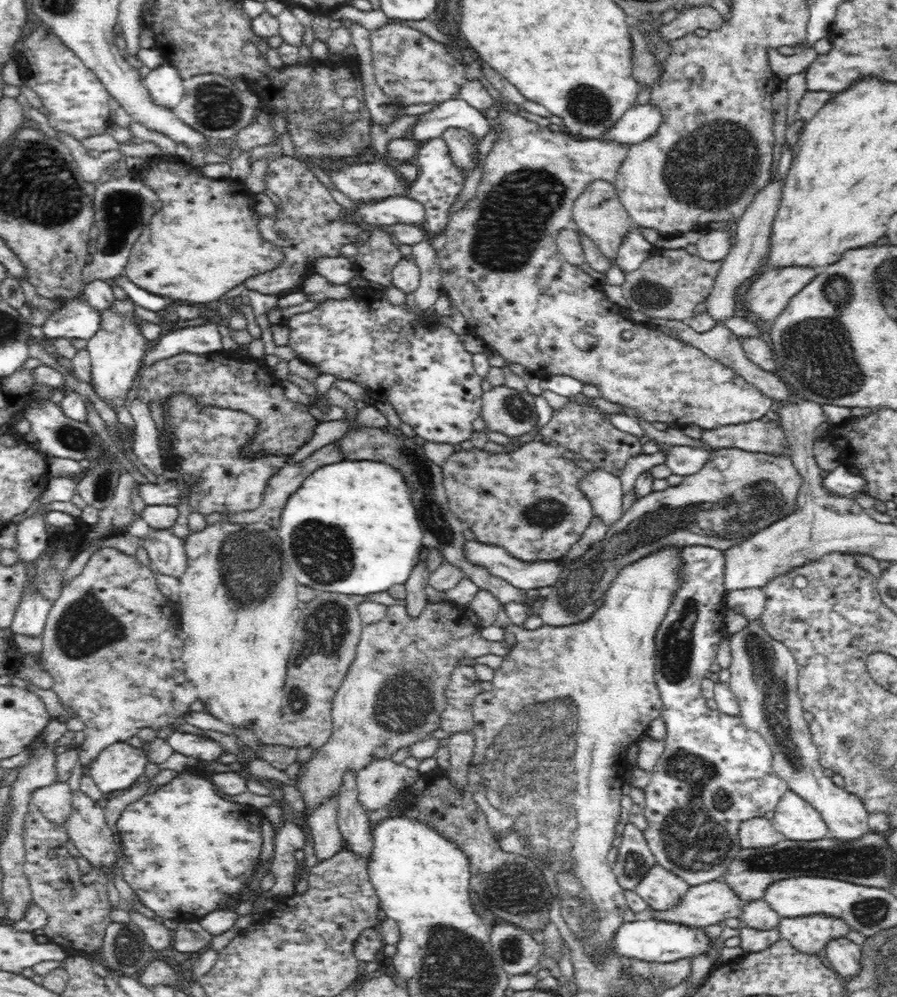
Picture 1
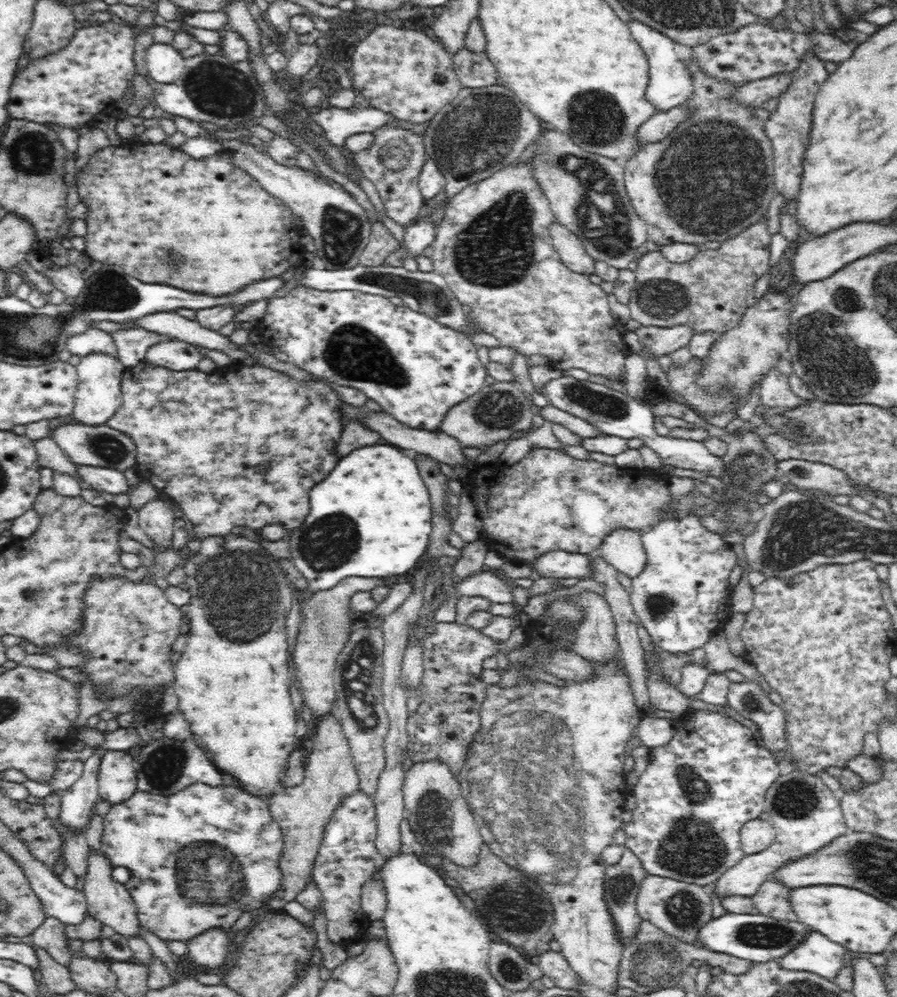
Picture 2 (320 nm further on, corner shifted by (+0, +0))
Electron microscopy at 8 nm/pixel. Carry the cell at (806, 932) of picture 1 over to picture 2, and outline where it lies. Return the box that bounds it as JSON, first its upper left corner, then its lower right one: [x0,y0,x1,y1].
[779,929,847,981]

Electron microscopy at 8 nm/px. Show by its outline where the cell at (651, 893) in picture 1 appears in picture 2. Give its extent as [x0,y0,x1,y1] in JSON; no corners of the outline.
[636,875,712,944]

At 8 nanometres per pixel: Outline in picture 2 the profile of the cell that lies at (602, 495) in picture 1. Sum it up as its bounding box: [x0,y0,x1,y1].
[597,528,647,579]

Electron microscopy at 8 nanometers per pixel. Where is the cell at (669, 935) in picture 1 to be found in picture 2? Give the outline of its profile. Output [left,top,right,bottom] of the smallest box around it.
[695,912,809,962]

